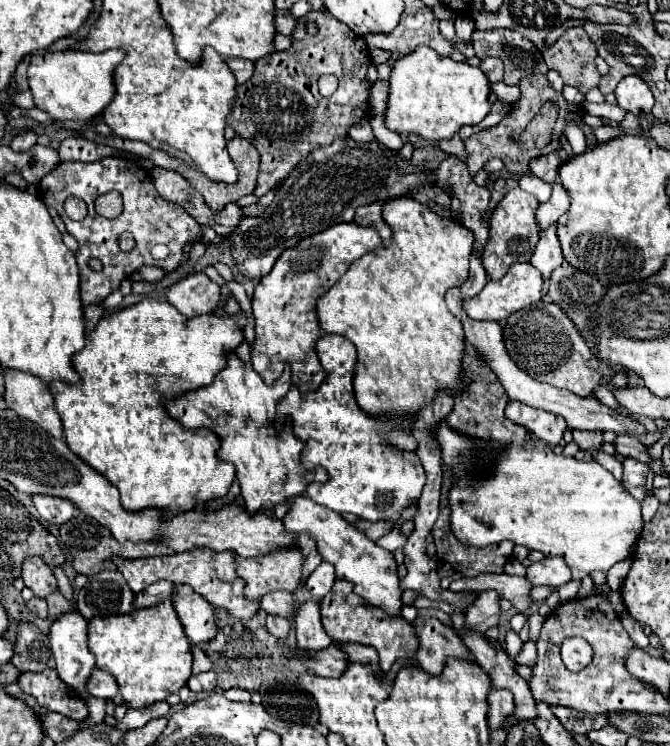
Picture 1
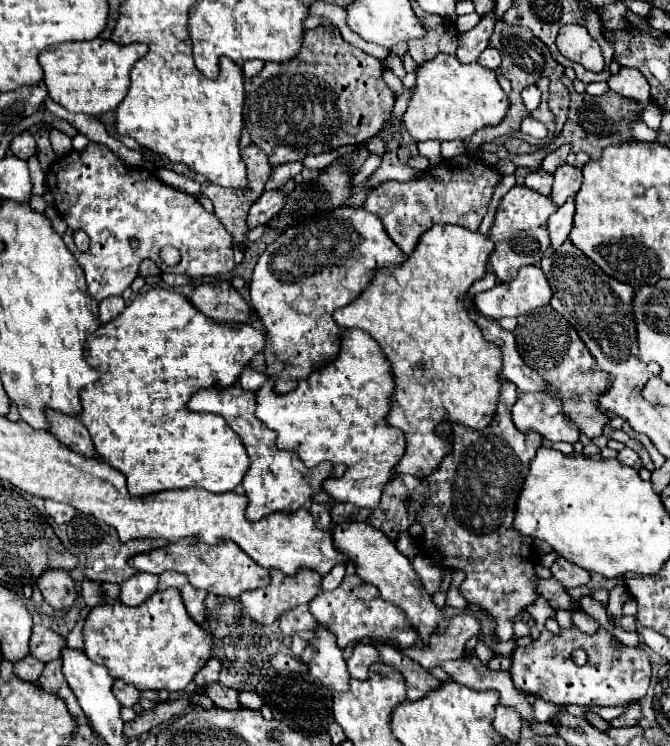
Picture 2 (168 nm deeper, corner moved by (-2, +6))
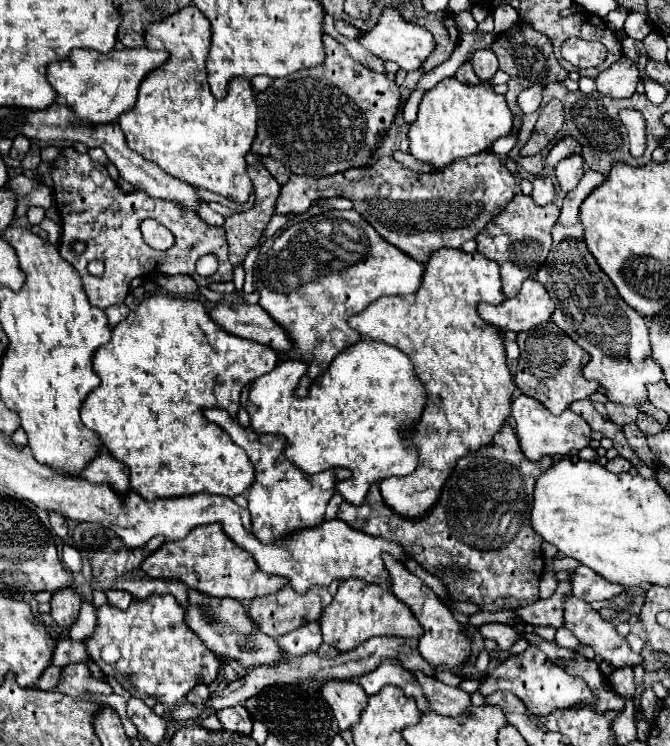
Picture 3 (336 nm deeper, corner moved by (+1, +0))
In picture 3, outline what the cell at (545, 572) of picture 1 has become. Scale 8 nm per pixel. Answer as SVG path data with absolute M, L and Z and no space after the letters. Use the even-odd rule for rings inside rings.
M578 566L576 570L570 570L568 582L572 586L572 594L584 602L608 600L608 598L624 592L624 586L604 580L602 576L598 576L596 572L592 572L586 566Z

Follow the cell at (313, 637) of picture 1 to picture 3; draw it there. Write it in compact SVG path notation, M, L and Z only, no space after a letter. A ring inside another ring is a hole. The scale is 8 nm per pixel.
M328 680L320 692L330 704L340 730L352 728L368 704L366 692L352 680Z

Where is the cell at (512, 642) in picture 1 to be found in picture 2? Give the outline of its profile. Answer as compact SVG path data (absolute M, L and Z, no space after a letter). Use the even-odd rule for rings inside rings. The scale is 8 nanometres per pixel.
M503 382L501 398L497 404L497 412L493 422L487 426L485 432L473 432L465 426L455 426L455 446L453 452L441 462L439 470L435 470L427 478L415 478L415 476L399 476L385 484L381 504L375 510L359 510L351 504L333 504L331 514L341 516L343 522L365 522L371 524L377 530L383 530L393 542L401 532L407 532L407 506L421 506L419 512L415 512L415 518L423 526L423 550L427 556L435 558L439 566L447 570L463 570L465 580L461 584L461 594L469 604L477 604L483 610L487 610L497 620L497 636L507 642L513 638L513 618L531 602L539 598L539 592L533 586L533 580L537 580L535 564L537 554L533 550L533 538L523 536L513 528L515 520L515 508L517 498L521 494L525 476L529 472L529 462L543 446L543 440L539 434L523 434L515 428L511 420L511 408L517 400L515 386L511 382Z

